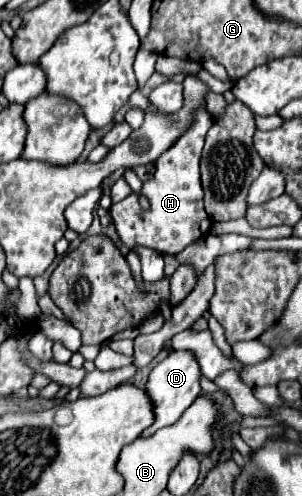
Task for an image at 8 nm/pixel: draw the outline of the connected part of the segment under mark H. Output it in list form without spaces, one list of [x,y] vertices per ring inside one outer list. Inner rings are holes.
[[[206,106],[198,108],[194,112],[192,126],[186,130],[186,134],[176,140],[176,144],[166,150],[156,160],[156,172],[154,176],[144,182],[144,188],[140,194],[144,194],[150,200],[150,210],[144,212],[138,204],[138,194],[132,192],[128,198],[112,204],[110,212],[114,218],[116,232],[120,234],[122,242],[128,248],[134,246],[148,246],[158,252],[178,254],[198,238],[206,236],[210,232],[212,220],[208,220],[208,214],[204,210],[202,202],[202,184],[200,184],[200,154],[204,146],[204,136],[212,126],[212,116],[208,114]]]

